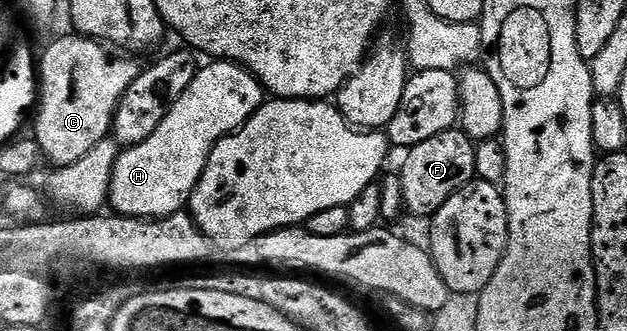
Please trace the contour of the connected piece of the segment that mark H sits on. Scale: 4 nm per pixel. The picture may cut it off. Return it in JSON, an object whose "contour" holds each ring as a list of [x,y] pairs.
{"contour":[[[210,61],[199,66],[192,85],[180,93],[176,105],[168,109],[164,121],[160,121],[156,133],[140,145],[119,150],[118,159],[114,162],[114,172],[110,182],[108,207],[113,214],[127,215],[133,219],[163,219],[169,215],[178,215],[189,204],[192,193],[206,168],[212,149],[225,135],[243,127],[258,112],[264,102],[264,88],[258,78],[246,67],[229,61]]]}

